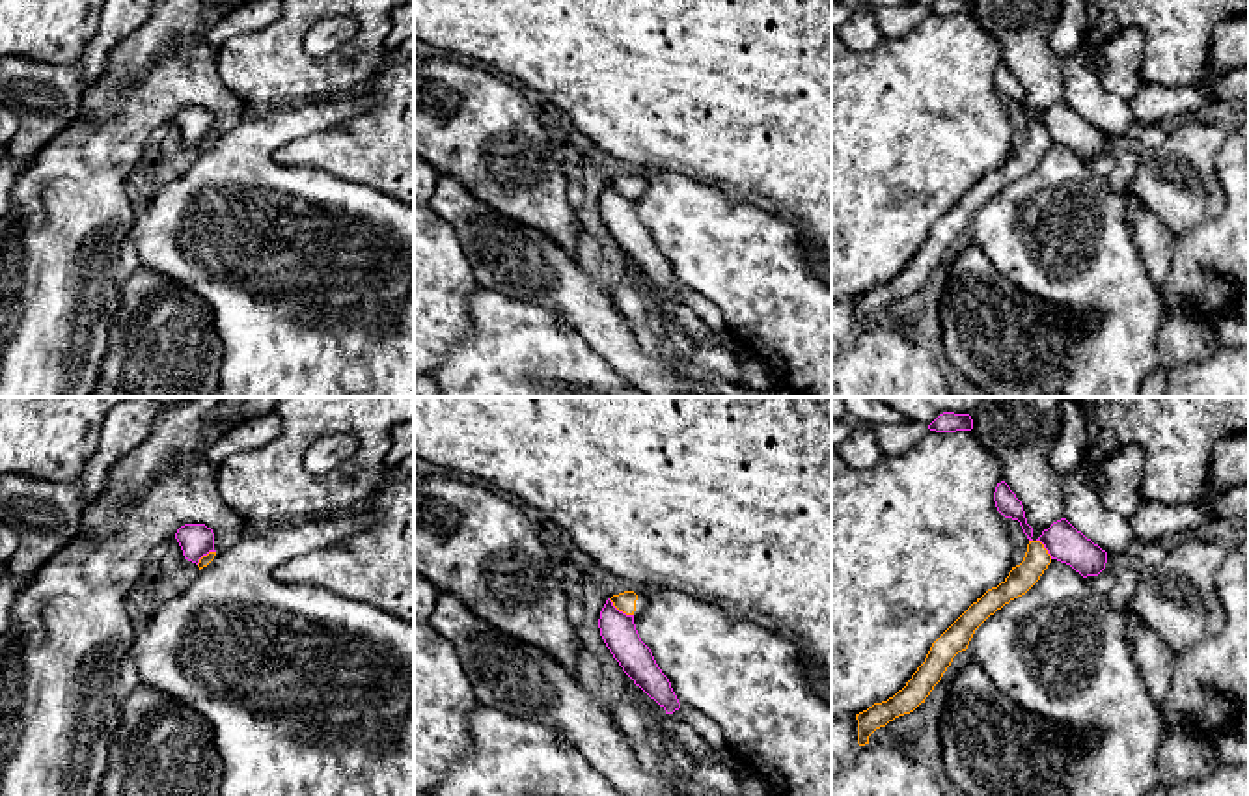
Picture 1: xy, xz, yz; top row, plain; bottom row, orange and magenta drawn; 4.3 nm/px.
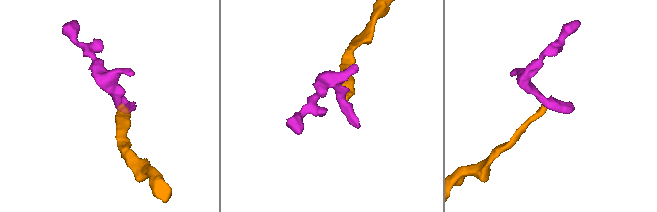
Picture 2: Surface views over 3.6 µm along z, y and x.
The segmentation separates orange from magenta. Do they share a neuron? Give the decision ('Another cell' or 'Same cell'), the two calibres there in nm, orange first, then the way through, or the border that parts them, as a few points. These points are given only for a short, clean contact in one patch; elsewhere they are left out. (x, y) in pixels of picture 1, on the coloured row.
Another cell. Thickness 90 nm (orange) against 150 nm. Boundary: xz (608, 599), (619, 610), (632, 616)

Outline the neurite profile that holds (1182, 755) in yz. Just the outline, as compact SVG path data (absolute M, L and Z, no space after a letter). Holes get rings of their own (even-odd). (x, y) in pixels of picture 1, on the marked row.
M1180 729L1163 738L1158 753L1160 783L1167 787L1204 779L1219 766L1217 753L1206 736Z

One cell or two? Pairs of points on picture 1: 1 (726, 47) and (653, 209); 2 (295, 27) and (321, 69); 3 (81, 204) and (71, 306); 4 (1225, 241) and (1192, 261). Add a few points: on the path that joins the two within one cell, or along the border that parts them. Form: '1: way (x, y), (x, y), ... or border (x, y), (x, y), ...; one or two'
1: border (651, 170), (679, 172), (711, 189); two
2: way (295, 40), (295, 51), (308, 64); one
3: way (71, 230), (71, 280); one
4: way (1218, 248), (1207, 260), (1199, 260); one

